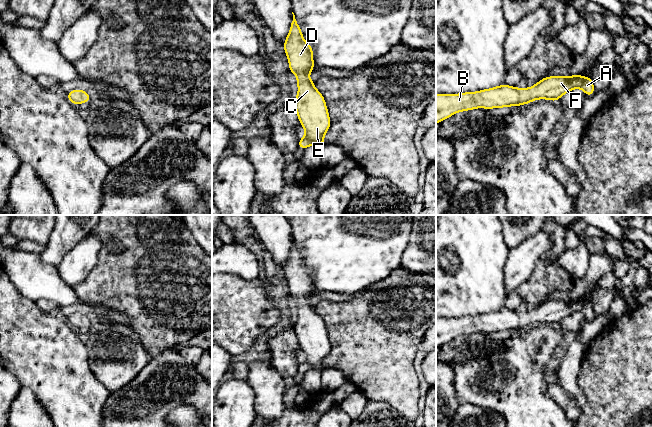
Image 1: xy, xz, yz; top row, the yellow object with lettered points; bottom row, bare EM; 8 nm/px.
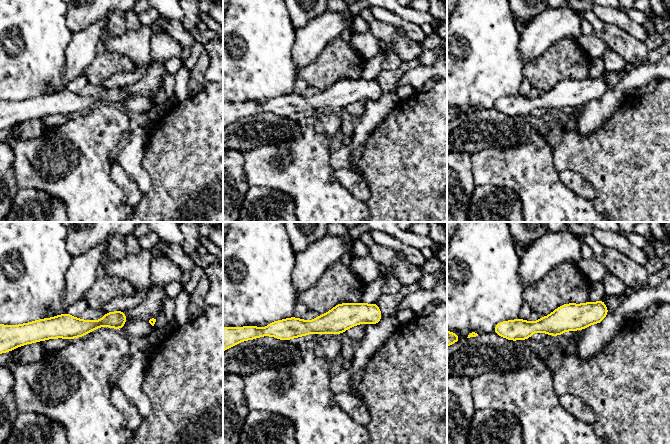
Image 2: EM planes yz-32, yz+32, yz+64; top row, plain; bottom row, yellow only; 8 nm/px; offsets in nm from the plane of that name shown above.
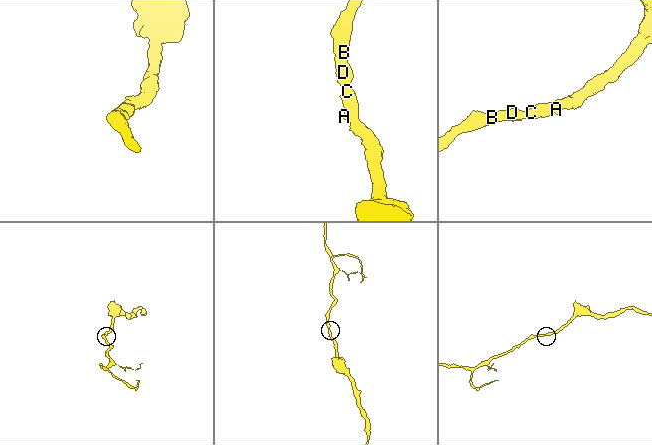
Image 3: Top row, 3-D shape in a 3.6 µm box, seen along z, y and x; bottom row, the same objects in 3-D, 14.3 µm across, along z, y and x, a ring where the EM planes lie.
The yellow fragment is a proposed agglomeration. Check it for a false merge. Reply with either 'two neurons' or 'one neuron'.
one neuron

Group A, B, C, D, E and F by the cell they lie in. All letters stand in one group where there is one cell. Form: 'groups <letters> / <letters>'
groups A B C D E F

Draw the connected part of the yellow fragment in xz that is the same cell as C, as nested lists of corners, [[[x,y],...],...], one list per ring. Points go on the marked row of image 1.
[[[293,12],[292,14],[293,21],[283,45],[284,51],[288,57],[289,71],[297,77],[298,94],[293,101],[293,105],[297,112],[299,122],[305,129],[305,136],[298,141],[298,148],[304,150],[312,145],[323,147],[325,145],[323,137],[330,128],[331,121],[322,93],[314,87],[314,81],[308,77],[308,74],[313,71],[315,66],[313,62],[313,48],[304,40],[299,24],[295,19],[295,15]]]

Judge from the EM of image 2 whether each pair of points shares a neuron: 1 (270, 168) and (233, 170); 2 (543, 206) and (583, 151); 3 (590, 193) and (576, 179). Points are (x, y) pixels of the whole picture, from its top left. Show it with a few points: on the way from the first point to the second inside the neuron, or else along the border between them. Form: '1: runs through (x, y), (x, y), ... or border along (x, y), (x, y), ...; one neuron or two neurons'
1: border along (241, 152), (246, 181), (249, 186); two neurons
2: border along (553, 149), (553, 165), (559, 172); two neurons
3: runs through (587, 190), (579, 182); one neuron

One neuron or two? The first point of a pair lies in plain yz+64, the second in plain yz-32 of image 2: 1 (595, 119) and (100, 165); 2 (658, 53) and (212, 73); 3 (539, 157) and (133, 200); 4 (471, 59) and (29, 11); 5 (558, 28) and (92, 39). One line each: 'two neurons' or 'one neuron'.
1: two neurons
2: two neurons
3: two neurons
4: one neuron
5: one neuron

